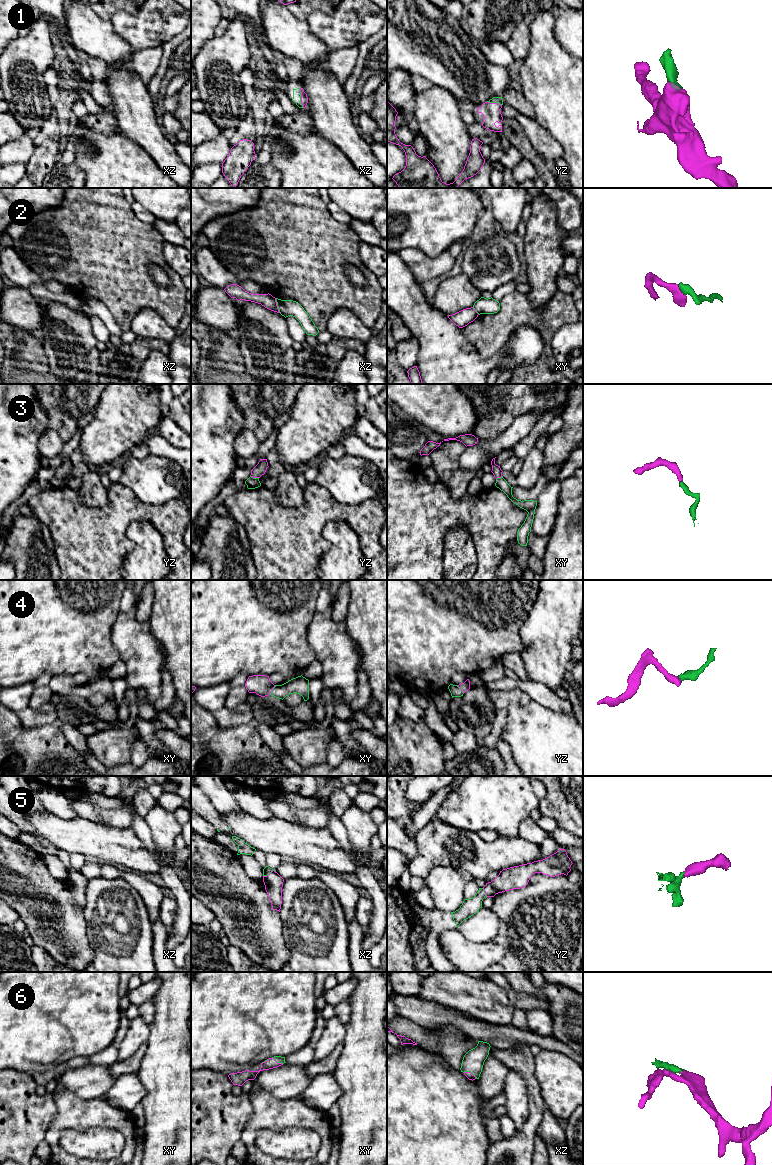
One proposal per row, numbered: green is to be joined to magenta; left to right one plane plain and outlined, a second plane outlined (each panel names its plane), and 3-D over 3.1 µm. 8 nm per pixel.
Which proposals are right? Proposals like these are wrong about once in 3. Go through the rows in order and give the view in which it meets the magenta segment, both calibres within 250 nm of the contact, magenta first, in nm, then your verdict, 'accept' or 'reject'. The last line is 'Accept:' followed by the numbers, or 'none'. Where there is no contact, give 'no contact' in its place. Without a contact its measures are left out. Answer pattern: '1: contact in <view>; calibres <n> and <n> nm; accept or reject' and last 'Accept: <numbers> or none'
1: contact in xz; calibres 60 and 60 nm; accept
2: contact in xz; calibres 110 and 130 nm; reject
3: contact in yz; calibres 90 and 90 nm; accept
4: contact in xy; calibres 160 and 140 nm; accept
5: contact in xz; calibres 150 and 70 nm; accept
6: contact in xz; calibres 60 and 170 nm; accept
Accept: 1, 3, 4, 5, 6

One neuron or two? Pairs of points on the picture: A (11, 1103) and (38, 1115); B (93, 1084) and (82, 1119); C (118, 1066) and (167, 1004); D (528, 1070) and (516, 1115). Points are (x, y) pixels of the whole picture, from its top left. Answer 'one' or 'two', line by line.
A: one
B: two
C: two
D: two

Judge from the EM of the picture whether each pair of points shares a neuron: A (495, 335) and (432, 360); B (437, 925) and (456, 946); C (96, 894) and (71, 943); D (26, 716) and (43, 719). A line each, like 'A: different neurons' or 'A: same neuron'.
A: different neurons
B: different neurons
C: different neurons
D: same neuron

